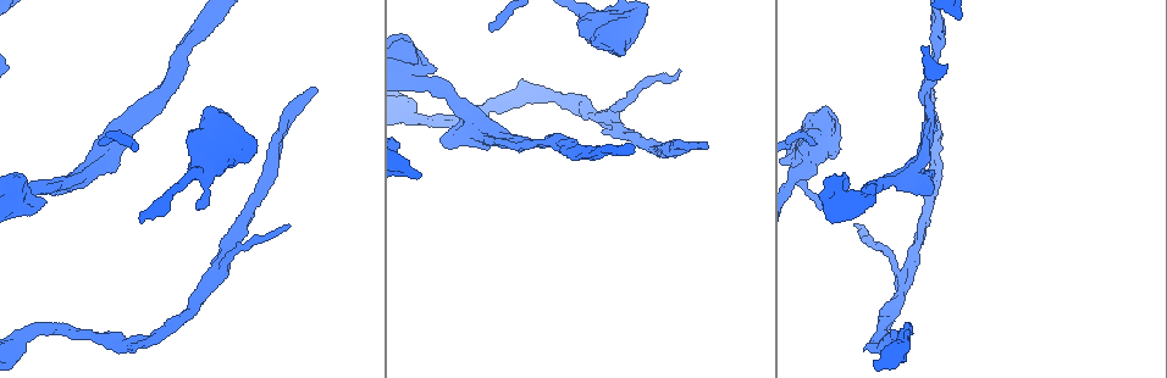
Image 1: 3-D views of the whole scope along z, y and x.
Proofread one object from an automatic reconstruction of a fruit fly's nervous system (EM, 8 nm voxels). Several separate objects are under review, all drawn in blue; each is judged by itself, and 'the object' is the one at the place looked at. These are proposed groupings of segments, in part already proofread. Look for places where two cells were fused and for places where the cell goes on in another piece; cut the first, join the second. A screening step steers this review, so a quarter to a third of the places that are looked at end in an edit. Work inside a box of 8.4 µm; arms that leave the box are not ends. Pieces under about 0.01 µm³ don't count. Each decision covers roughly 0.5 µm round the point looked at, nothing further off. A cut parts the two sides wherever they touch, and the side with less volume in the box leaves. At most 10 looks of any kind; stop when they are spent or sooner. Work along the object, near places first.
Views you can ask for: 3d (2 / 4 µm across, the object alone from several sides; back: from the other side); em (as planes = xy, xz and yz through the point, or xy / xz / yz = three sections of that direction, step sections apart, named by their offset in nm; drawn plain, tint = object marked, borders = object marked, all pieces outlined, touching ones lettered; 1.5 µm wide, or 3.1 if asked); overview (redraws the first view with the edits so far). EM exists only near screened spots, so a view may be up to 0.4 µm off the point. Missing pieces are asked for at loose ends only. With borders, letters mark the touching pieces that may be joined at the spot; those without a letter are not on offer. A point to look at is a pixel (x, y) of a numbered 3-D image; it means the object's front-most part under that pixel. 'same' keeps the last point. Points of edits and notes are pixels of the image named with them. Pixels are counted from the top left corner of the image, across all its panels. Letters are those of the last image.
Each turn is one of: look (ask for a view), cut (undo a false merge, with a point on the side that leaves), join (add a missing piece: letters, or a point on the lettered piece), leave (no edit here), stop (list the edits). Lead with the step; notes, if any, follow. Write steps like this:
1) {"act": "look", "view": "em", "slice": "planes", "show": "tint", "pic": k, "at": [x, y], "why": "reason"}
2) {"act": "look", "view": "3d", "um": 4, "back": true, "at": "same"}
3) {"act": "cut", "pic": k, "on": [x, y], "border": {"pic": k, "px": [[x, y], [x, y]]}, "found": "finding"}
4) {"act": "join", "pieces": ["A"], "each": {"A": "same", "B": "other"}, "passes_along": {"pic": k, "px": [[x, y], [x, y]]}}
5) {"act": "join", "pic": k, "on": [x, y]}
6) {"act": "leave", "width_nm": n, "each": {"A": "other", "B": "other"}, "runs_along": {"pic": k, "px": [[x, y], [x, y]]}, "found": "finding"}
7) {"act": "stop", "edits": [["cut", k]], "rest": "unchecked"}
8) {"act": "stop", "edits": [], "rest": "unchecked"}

{"act": "look", "view": "3d", "um": 2, "pic": 1, "at": [934, 54], "why": "thin neck"}

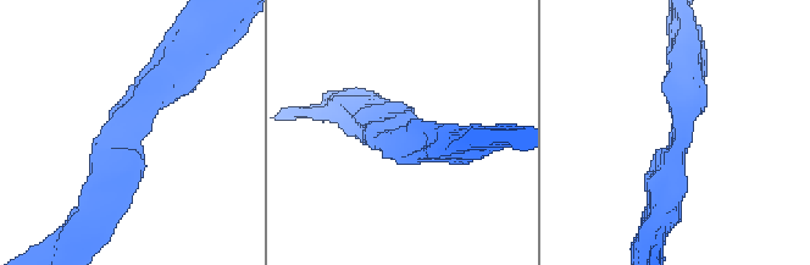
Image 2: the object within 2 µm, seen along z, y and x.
{"act": "look", "view": "em", "slice": "yz", "step": 4, "show": "tint", "pic": 2, "at": [392, 135], "arm_widths_nm": [240, 280], "why": "now the EM"}

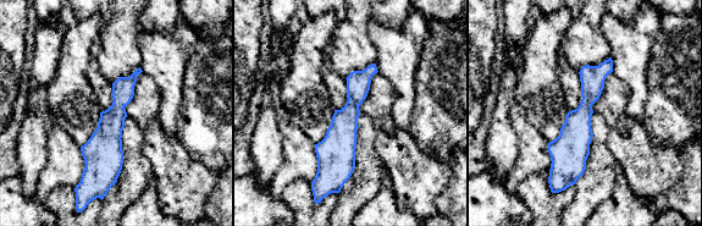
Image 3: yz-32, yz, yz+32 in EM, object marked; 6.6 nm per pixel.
{"act": "look", "view": "em", "slice": "planes", "show": "borders", "at": "same", "why": "cut it another way"}

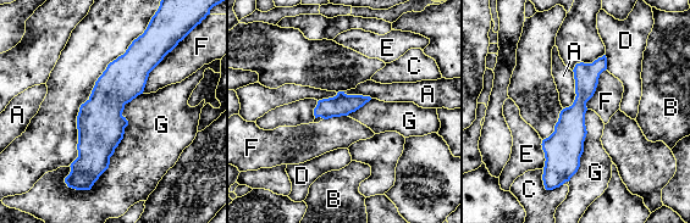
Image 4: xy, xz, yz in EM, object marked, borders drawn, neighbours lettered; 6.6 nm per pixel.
{"act": "leave", "each": {"A": "other", "B": "other", "C": "other", "D": "other", "E": "other", "F": "other", "G": "other"}, "found": "all the same cell"}

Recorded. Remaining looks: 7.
{"act": "look", "view": "em", "slice": "yz", "step": 8, "show": "borders", "pic": 1, "at": [316, 89], "why": "long arm stops here"}

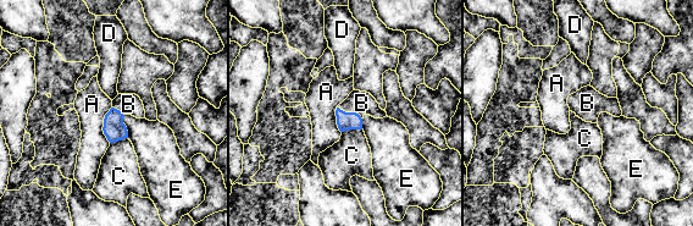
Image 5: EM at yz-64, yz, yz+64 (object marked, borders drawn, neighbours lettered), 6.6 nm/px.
{"act": "join", "pieces": ["B"], "width_nm": 120, "each": {"A": "other", "B": "same", "C": "other", "D": "other", "E": "other"}, "passes_along": {"pic": 5, "px": [[345, 121], [350, 112], [361, 103]]}, "found": "the cell continues"}

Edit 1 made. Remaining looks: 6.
{"act": "look", "view": "em", "slice": "planes", "show": "borders", "pic": 1, "at": [928, 123], "why": "branch stops here"}

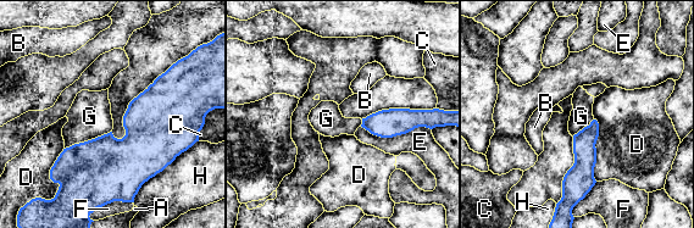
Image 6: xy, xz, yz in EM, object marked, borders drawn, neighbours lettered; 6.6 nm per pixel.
{"act": "leave", "width_nm": 160, "each": {"A": "other", "B": "other", "C": "other", "D": "other", "E": "other", "F": "other", "G": "other", "H": "other"}, "border": {"pic": 6, "px": [[111, 131], [75, 143], [65, 149]]}, "found": "no lettered piece goes on from it"}

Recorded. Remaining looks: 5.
{"act": "look", "view": "3d", "um": 4, "pic": 1, "at": [197, 208], "why": "branch stops here"}

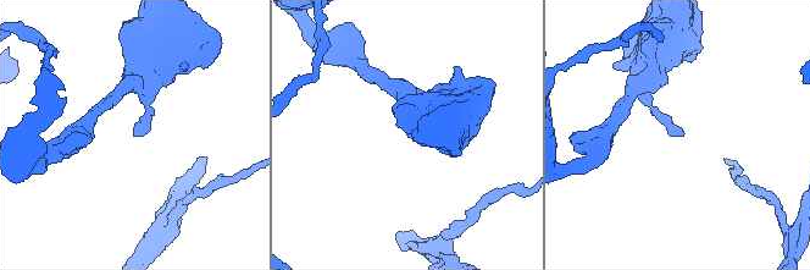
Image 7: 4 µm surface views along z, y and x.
{"act": "look", "view": "em", "slice": "xz", "step": 4, "show": "borders", "pic": 7, "at": [681, 136], "why": "now the EM"}

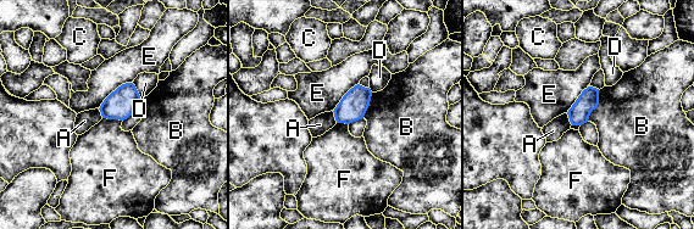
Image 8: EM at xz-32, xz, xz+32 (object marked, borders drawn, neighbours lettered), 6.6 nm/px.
{"act": "look", "view": "em", "slice": "planes", "show": "borders", "at": "same", "why": "another direction"}

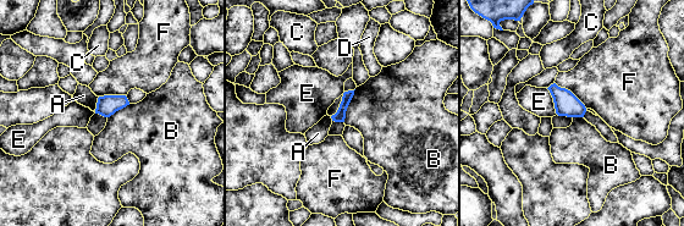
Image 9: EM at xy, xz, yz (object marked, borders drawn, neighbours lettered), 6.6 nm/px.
{"act": "leave", "each": {"A": "other", "B": "other", "C": "other", "D": "other", "E": "other", "F": "other"}, "border": {"pic": 9, "px": [[356, 89], [343, 121]]}, "found": "no lettered piece goes on from it"}

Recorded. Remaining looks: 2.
{"act": "stop", "edits": [["join", 5]], "rest": "unchecked"}

